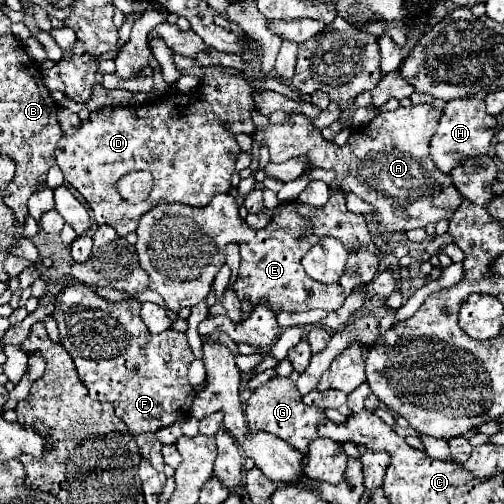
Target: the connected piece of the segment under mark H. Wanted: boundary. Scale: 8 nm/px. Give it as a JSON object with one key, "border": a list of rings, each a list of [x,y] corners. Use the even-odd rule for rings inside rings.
{"border":[[[476,98],[450,100],[448,106],[444,108],[442,120],[438,124],[438,130],[432,136],[432,140],[430,140],[430,156],[436,162],[438,170],[448,174],[464,158],[488,154],[490,142],[494,138],[494,132],[496,132],[496,118],[486,112],[484,100],[476,100]]]}

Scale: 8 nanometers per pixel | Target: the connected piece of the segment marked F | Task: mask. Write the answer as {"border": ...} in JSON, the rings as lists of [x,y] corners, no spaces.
{"border":[[[66,286],[56,298],[54,320],[58,322],[60,330],[60,344],[70,352],[78,376],[82,384],[88,388],[90,398],[98,402],[110,402],[116,410],[116,416],[128,426],[132,436],[144,432],[156,432],[166,428],[178,420],[190,416],[190,402],[194,400],[194,390],[188,382],[188,366],[194,360],[194,354],[188,346],[184,332],[166,330],[158,336],[152,336],[146,324],[140,318],[140,302],[136,298],[128,298],[122,302],[106,302],[104,298],[96,296],[88,286]]]}

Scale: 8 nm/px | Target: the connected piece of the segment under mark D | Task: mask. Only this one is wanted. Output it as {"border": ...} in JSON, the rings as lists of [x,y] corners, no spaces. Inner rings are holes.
{"border":[[[174,54],[174,64],[182,74],[196,76],[200,80],[198,88],[184,94],[184,92],[170,92],[160,94],[148,104],[126,104],[126,106],[106,106],[98,112],[92,112],[88,120],[72,136],[64,136],[62,142],[56,146],[56,164],[66,176],[66,182],[76,188],[82,198],[88,202],[94,218],[98,224],[110,224],[120,236],[128,236],[136,232],[136,226],[150,210],[160,202],[180,202],[188,206],[208,206],[214,194],[226,194],[230,190],[230,176],[234,172],[236,158],[240,154],[240,146],[236,142],[236,134],[254,134],[256,124],[252,122],[254,112],[254,88],[244,76],[236,76],[226,72],[220,66],[198,66],[192,58],[182,54]],[[222,120],[228,122],[228,130],[222,128]],[[134,170],[148,170],[154,176],[154,188],[150,196],[140,204],[124,202],[118,196],[116,182],[128,172]]]}

